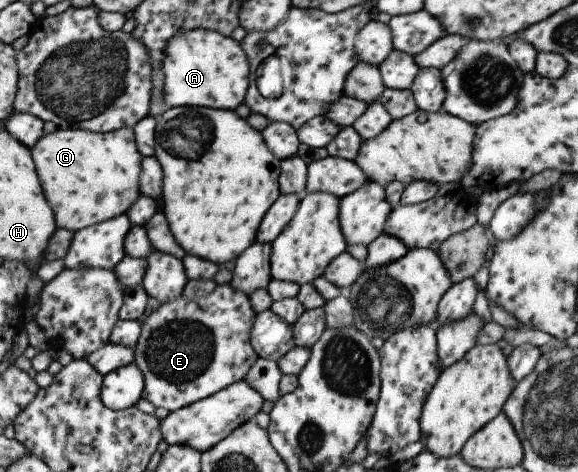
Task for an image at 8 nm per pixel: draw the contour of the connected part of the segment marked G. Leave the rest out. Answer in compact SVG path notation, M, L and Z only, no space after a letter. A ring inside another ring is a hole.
M79 128L56 129L43 134L30 154L57 228L76 232L125 214L140 196L138 175L143 157L137 151L132 128L107 133Z

